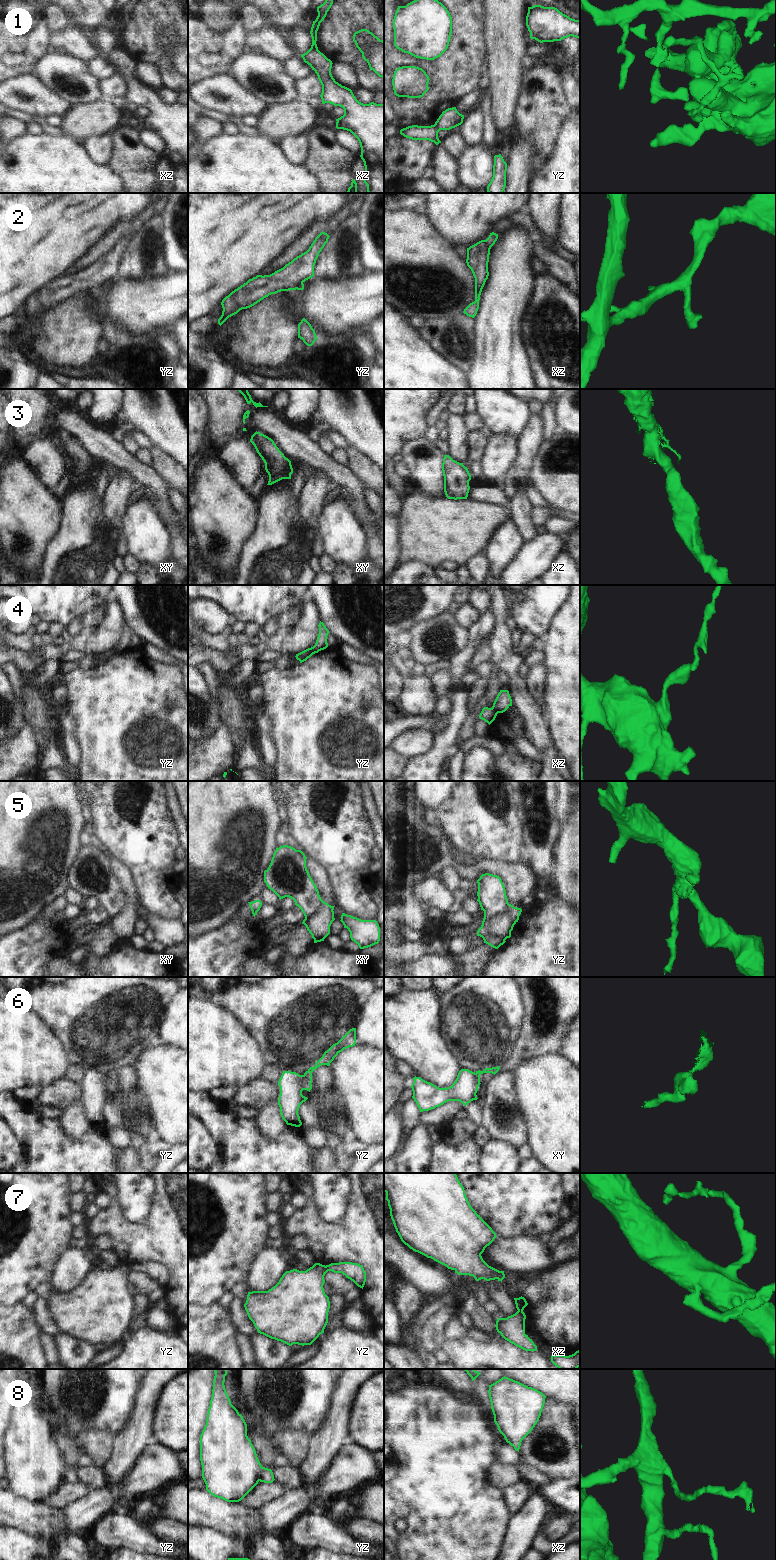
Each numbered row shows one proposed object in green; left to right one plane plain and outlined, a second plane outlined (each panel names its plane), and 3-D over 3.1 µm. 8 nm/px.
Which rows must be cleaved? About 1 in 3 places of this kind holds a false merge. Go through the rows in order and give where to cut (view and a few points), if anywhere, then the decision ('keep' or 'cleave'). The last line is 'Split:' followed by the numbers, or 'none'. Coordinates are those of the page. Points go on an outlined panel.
1: cut xz (311, 47), (317, 50); cleave
2: cut xz (475, 300), (478, 302); cleave
3: cut xy (262, 434), (251, 442); cleave
4: cut yz (311, 647), (313, 653); cleave
5: cut yz (509, 910), (493, 915), (489, 925), (489, 933), (504, 940); cleave
6: cut yz (311, 1073), (304, 1075); cleave
7: cut yz (325, 1266), (328, 1270); cleave
8: cut none; keep
Split: 1, 2, 3, 4, 5, 6, 7

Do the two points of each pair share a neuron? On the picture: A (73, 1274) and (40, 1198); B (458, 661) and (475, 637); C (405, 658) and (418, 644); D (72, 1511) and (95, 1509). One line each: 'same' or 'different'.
A: different
B: same
C: different
D: same

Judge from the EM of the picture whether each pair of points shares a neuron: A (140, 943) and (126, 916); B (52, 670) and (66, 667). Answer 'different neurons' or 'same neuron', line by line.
A: different neurons
B: same neuron

